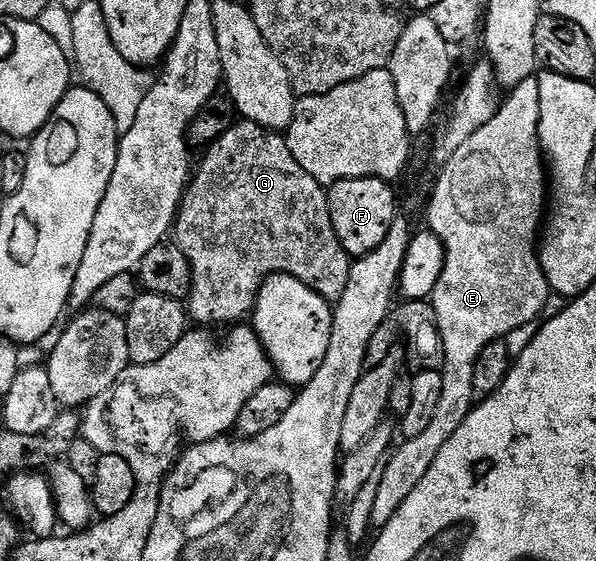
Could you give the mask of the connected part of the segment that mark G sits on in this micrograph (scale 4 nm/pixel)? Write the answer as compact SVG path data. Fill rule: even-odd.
M237 121L232 124L232 128L218 141L214 141L212 146L203 152L204 160L200 163L200 168L195 168L194 178L187 188L184 202L180 204L180 213L176 216L174 224L174 242L186 253L186 259L192 266L192 294L186 300L186 306L191 322L196 325L212 325L208 323L228 323L227 325L236 325L253 314L256 310L256 298L262 289L262 285L270 278L271 275L289 275L298 277L310 289L314 289L323 299L329 301L339 301L342 293L346 293L346 285L350 281L353 260L350 258L348 250L338 241L338 233L334 233L334 225L330 221L330 205L328 204L328 193L324 186L298 161L294 161L294 153L290 153L288 140L283 134L267 131L262 125L249 123L247 121Z

